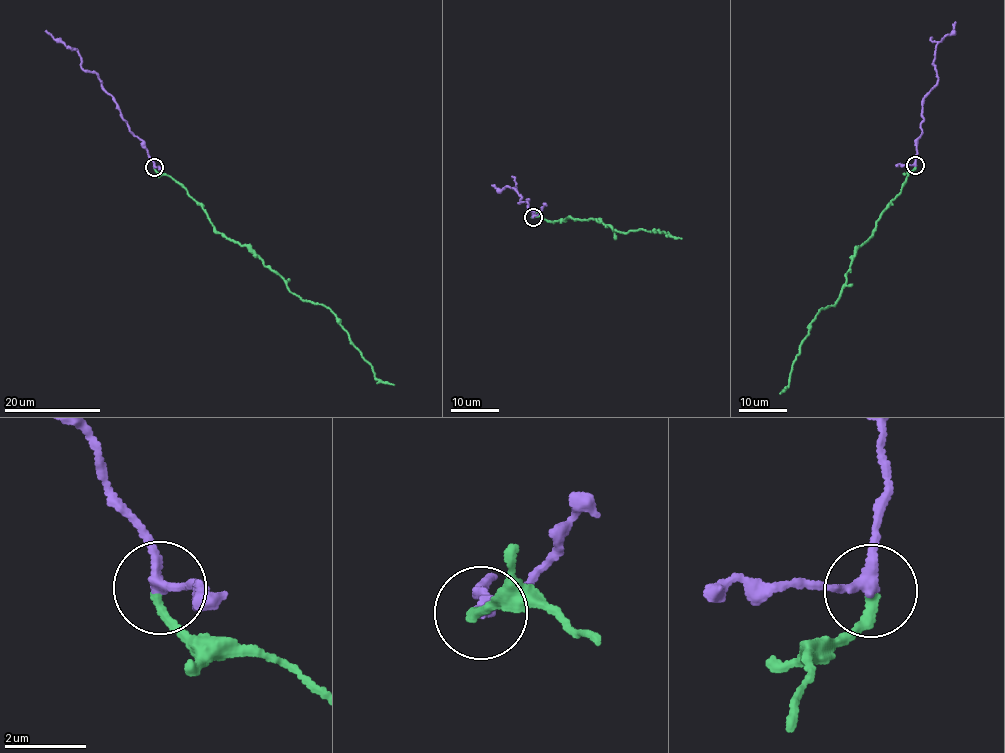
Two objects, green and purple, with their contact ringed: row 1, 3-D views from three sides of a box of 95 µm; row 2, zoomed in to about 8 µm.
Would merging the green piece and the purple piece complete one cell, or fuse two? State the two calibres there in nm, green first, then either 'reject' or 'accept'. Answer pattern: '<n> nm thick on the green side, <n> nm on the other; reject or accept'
240 nm thick on the green side, 240 nm on the other; accept

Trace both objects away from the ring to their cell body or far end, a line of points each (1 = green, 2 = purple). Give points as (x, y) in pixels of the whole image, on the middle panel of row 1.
1: (532, 216), (552, 222), (567, 217), (596, 218), (624, 233), (658, 230), (681, 239)
2: (532, 216), (529, 200), (519, 202), (517, 188), (497, 190), (492, 185)

